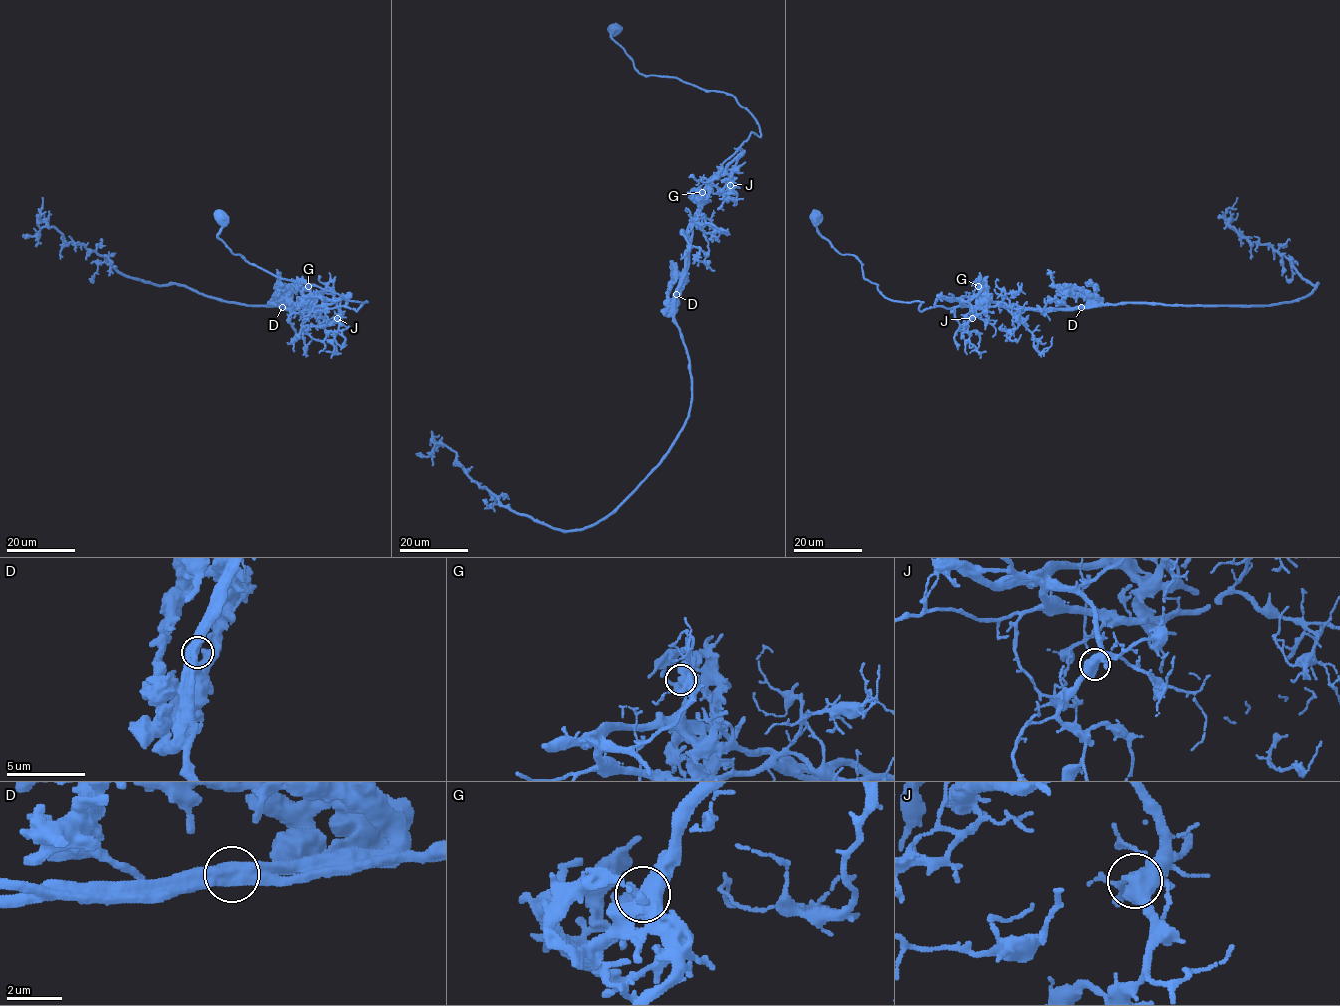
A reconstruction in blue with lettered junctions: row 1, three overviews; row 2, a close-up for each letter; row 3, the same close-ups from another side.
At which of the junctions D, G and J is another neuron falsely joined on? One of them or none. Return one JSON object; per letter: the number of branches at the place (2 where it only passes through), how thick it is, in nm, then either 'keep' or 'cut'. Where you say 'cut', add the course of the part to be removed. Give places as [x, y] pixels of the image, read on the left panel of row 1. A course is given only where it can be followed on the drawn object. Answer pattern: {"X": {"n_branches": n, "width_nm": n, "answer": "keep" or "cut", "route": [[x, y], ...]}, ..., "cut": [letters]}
{"D": {"n_branches": 2, "width_nm": 600, "answer": "cut", "route": [[282, 307], [293, 310], [294, 305], [312, 301], [312, 297], [341, 300], [351, 295]]}, "G": {"n_branches": 2, "width_nm": 550, "answer": "keep"}, "J": {"n_branches": 2, "width_nm": 600, "answer": "keep"}, "cut": ["D"]}

